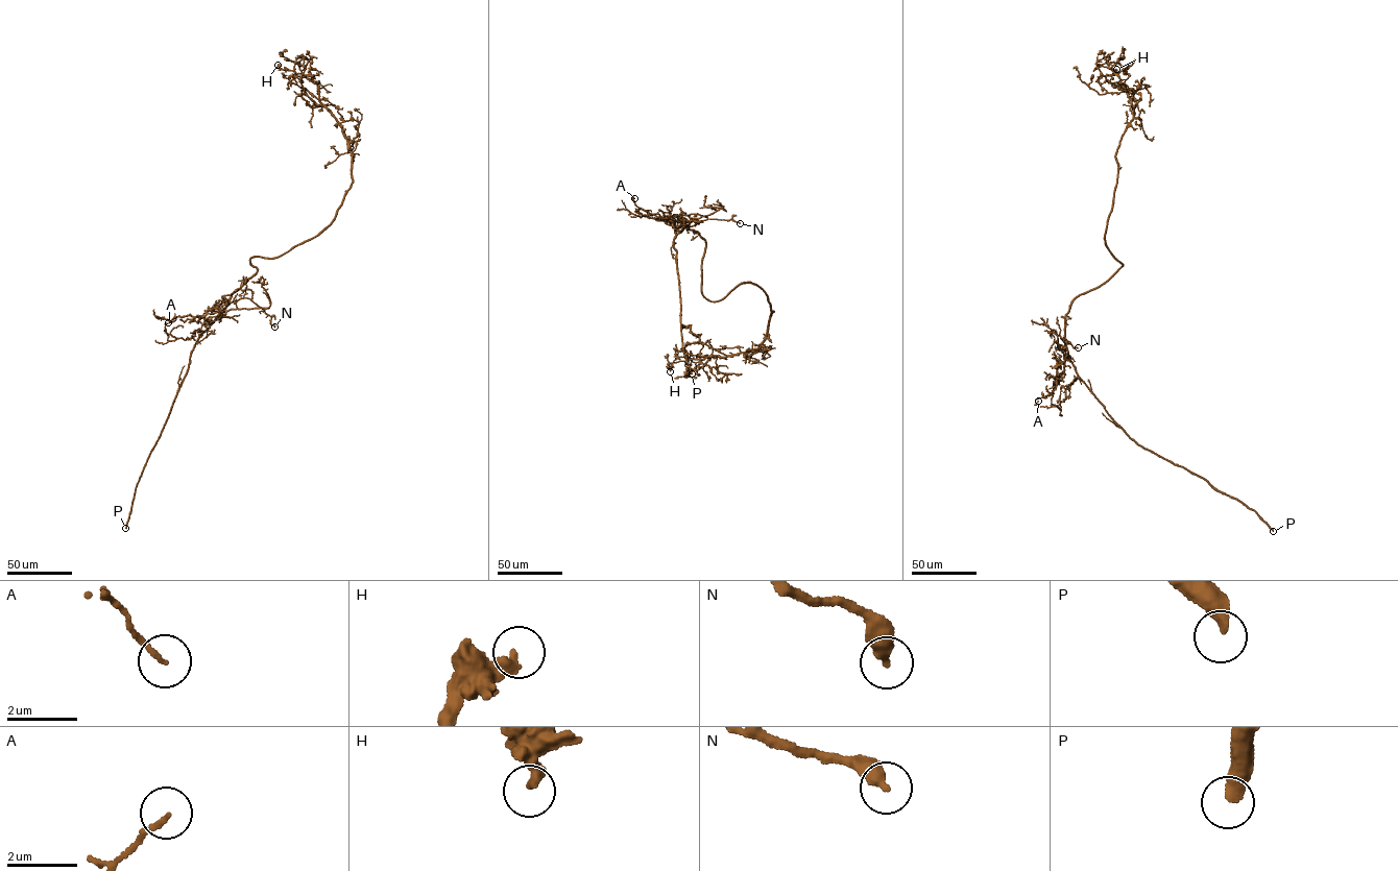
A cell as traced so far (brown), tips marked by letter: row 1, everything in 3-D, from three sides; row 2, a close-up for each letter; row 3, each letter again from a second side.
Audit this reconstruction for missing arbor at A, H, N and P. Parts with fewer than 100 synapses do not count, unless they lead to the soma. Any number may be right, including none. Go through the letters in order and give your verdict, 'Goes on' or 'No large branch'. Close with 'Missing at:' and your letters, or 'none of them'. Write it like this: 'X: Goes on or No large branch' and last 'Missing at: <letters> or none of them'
A: No large branch
H: No large branch
N: No large branch
P: Goes on
Missing at: P

